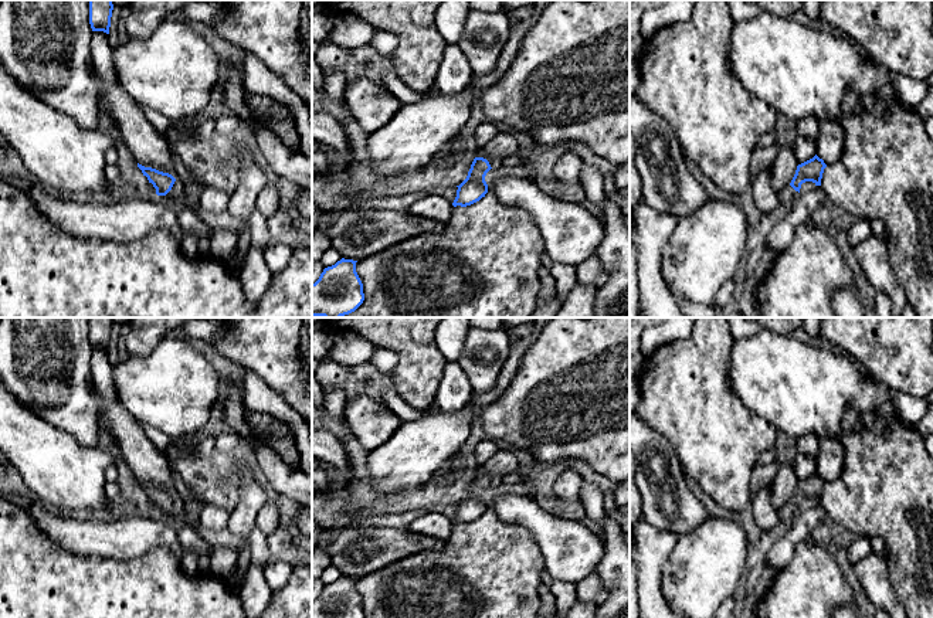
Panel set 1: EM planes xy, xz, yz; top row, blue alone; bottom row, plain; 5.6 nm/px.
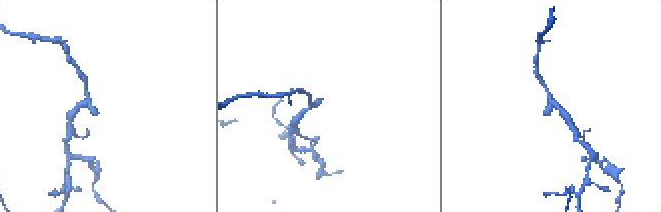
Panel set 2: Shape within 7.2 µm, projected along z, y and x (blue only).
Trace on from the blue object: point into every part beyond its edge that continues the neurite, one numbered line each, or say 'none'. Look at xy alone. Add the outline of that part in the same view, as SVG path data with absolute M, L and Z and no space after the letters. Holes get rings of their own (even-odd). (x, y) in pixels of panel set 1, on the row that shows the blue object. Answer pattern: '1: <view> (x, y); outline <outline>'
1: xy (176, 190); outline M176 180L172 190L166 194L166 197L174 201L174 198L179 197L181 191L183 191L181 183Z

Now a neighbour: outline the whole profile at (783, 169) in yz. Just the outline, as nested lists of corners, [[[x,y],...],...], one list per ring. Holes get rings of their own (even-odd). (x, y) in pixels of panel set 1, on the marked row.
[[[784,145],[778,147],[778,153],[771,164],[771,187],[776,193],[781,193],[795,174],[797,159],[794,145]]]

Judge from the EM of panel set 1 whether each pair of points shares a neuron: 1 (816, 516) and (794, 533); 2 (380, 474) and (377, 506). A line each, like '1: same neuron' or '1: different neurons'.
1: same neuron
2: different neurons

